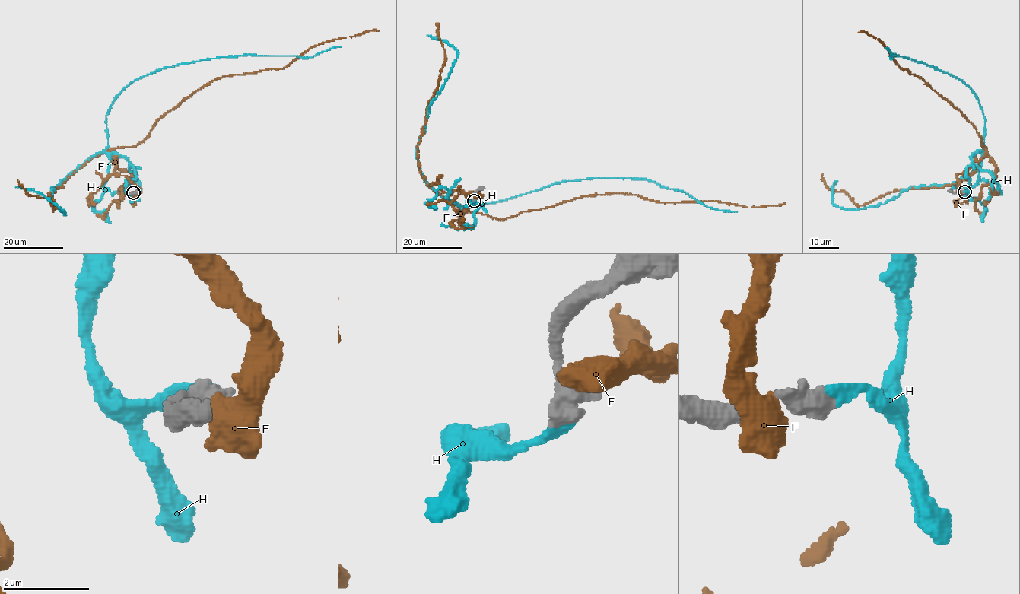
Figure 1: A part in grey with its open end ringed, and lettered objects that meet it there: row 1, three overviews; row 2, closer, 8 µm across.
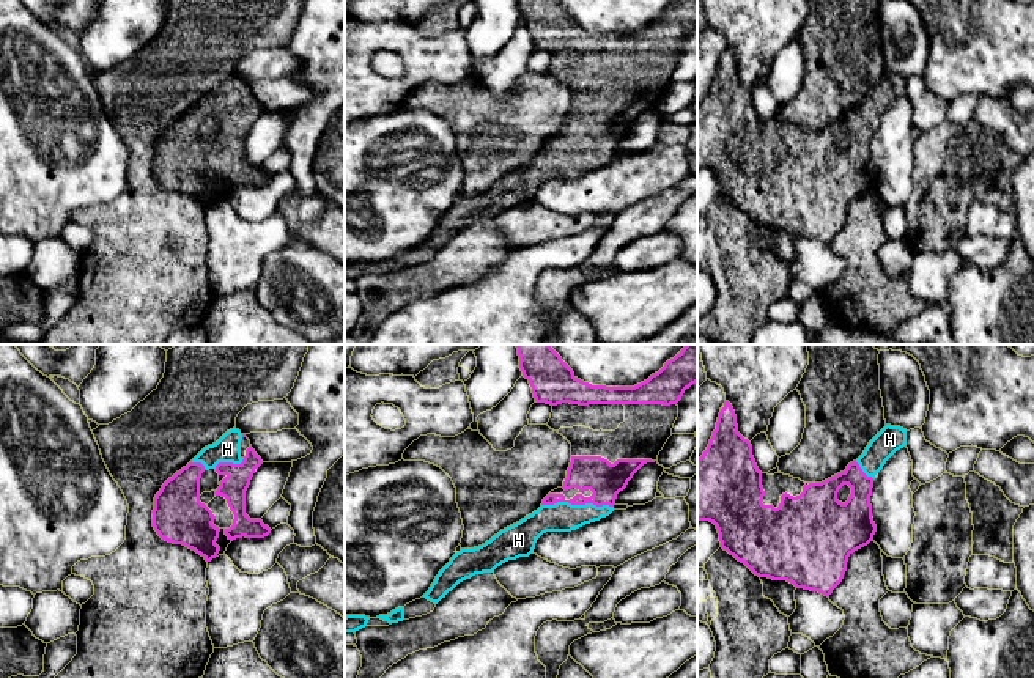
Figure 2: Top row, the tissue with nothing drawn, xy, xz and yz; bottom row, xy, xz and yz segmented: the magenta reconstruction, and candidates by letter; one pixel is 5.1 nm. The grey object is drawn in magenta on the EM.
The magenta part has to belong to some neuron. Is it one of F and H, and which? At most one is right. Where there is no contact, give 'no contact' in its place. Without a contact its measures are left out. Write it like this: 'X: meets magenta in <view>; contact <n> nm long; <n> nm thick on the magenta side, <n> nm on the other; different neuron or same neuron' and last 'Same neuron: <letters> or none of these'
F: no contact; different neuron
H: meets magenta in xz; contact 360 nm long; 180 nm thick on the magenta side, 160 nm on the other; same neuron
Same neuron: H

